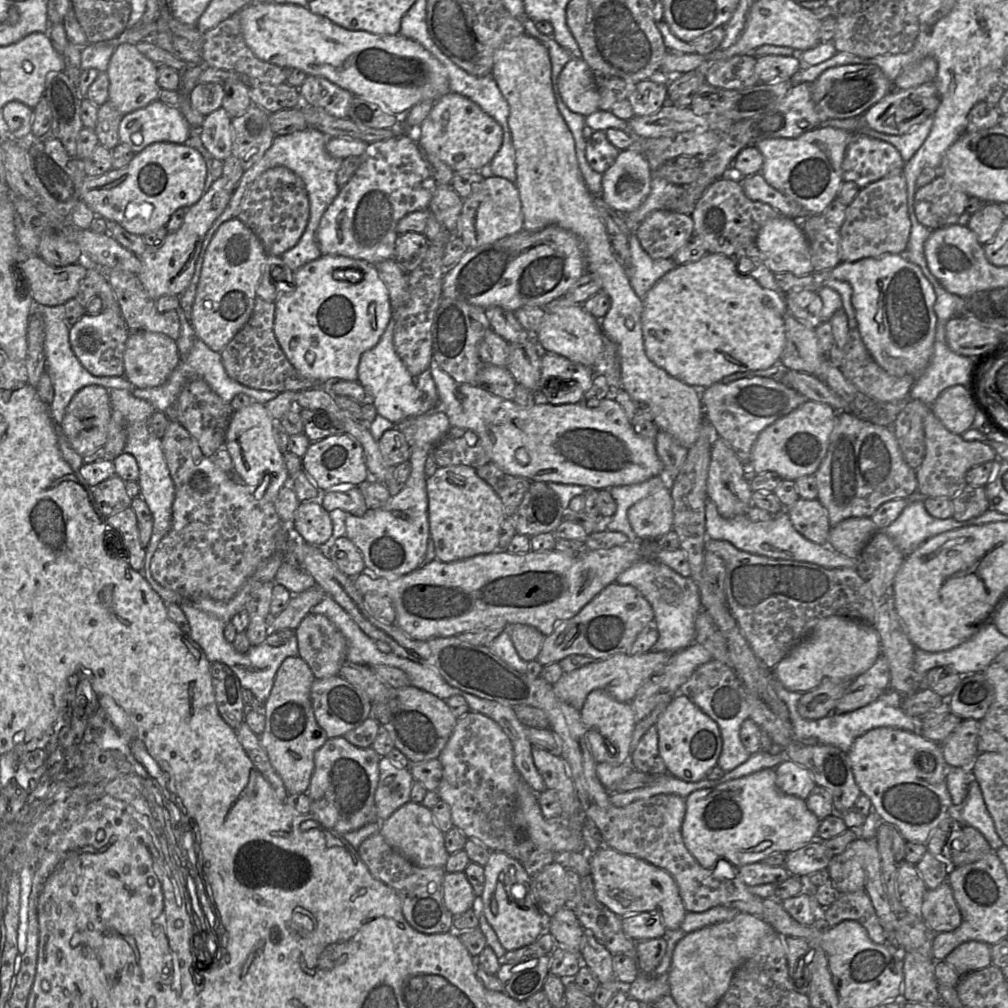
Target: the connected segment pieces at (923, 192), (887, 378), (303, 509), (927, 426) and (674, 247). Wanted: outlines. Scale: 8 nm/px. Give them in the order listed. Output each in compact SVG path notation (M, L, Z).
M942 175L916 190L914 211L917 220L930 231L957 224L969 196Z
M850 329L840 366L844 377L859 391L880 402L905 402L915 379L896 377L881 368L867 350L858 329Z
M315 501L300 502L292 526L306 543L315 546L324 544L333 533L333 519L330 512Z
M929 406L923 419L923 427L925 454L921 465L915 472L917 490L924 497L952 499L968 485L966 474L971 468L998 459L995 451L987 444L963 440L960 435L947 430Z
M658 209L635 231L642 249L653 259L670 259L694 234L690 215Z

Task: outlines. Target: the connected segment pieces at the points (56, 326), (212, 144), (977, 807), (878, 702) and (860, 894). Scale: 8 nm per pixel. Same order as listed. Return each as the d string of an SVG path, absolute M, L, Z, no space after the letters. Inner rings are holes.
M35 305L34 310L42 316L45 324L45 341L44 341L44 351L46 357L46 372L49 374L50 379L53 384L54 397L49 408L52 418L58 428L58 433L61 432L60 425L64 418L65 410L70 403L73 396L80 389L96 385L110 389L121 389L126 390L133 394L134 387L131 383L124 377L110 377L110 376L94 376L90 374L79 362L79 360L74 355L70 343L69 343L69 328L64 319L64 305L57 306L45 306L45 305Z
M223 107L205 116L200 138L213 158L224 161L232 155L232 118Z
M973 776L968 793L961 806L956 806L955 815L965 824L976 828L988 841L992 850L997 851L1005 845L996 832L993 819L985 804L981 788Z
M773 679L773 687L777 696L786 704L790 713L790 721L794 729L795 740L815 738L818 743L833 745L847 753L854 740L871 729L878 727L892 727L910 732L921 732L917 726L917 720L908 716L900 707L902 697L891 690L880 696L870 704L856 710L836 713L833 712L820 719L805 719L797 709L798 701L802 696L801 692L787 690L777 679Z
M865 889L852 893L840 893L830 906L824 908L824 919L827 927L833 927L845 920L857 921L866 929L874 943L887 943L885 931Z

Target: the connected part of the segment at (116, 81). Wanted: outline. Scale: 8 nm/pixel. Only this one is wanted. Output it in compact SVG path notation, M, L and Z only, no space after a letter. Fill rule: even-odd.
M119 45L112 54L106 71L109 79L109 102L125 115L156 101L161 91L157 69L152 61L139 52L136 45Z

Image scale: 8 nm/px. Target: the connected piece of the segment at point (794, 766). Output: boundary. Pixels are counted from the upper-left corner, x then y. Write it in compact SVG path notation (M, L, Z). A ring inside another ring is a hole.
M785 759L775 768L776 785L784 793L806 800L816 783L803 766Z

